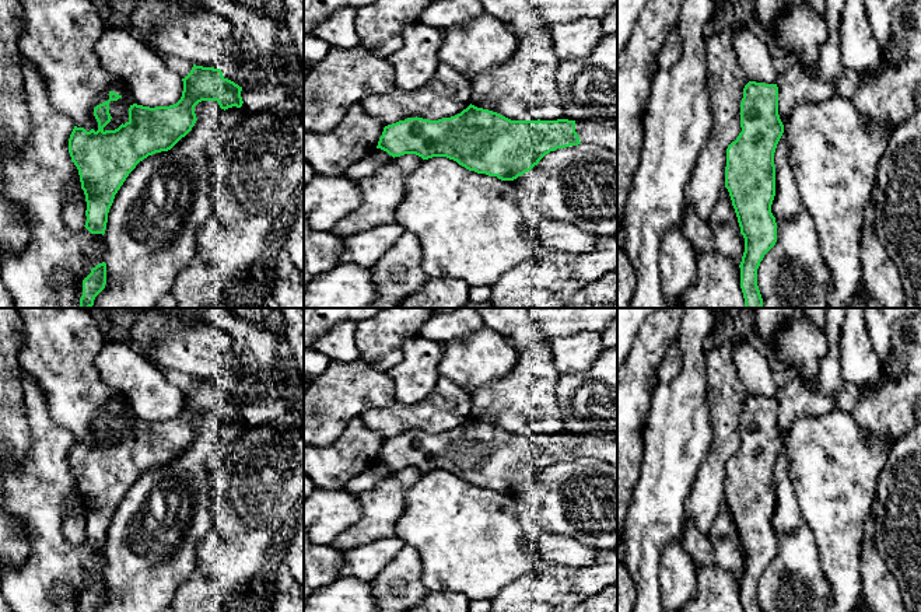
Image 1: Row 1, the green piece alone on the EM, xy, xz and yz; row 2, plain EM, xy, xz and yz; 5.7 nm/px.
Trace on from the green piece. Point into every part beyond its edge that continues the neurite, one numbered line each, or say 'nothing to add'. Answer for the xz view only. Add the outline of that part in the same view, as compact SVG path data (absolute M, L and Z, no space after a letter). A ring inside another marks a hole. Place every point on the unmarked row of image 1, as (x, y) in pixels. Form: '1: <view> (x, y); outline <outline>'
1: xz (592, 444); outline M598 433L575 434L575 445L581 457L599 458L617 466L617 437Z

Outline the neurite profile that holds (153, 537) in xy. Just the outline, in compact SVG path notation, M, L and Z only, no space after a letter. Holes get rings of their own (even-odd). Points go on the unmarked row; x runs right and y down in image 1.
M202 415L195 420L196 437L171 464L155 466L140 475L129 487L108 527L104 553L106 556L106 598L95 612L168 612L176 590L196 569L196 553L200 541L211 528L210 473L223 452L230 455L251 427L245 417L241 422L221 423L217 415Z

